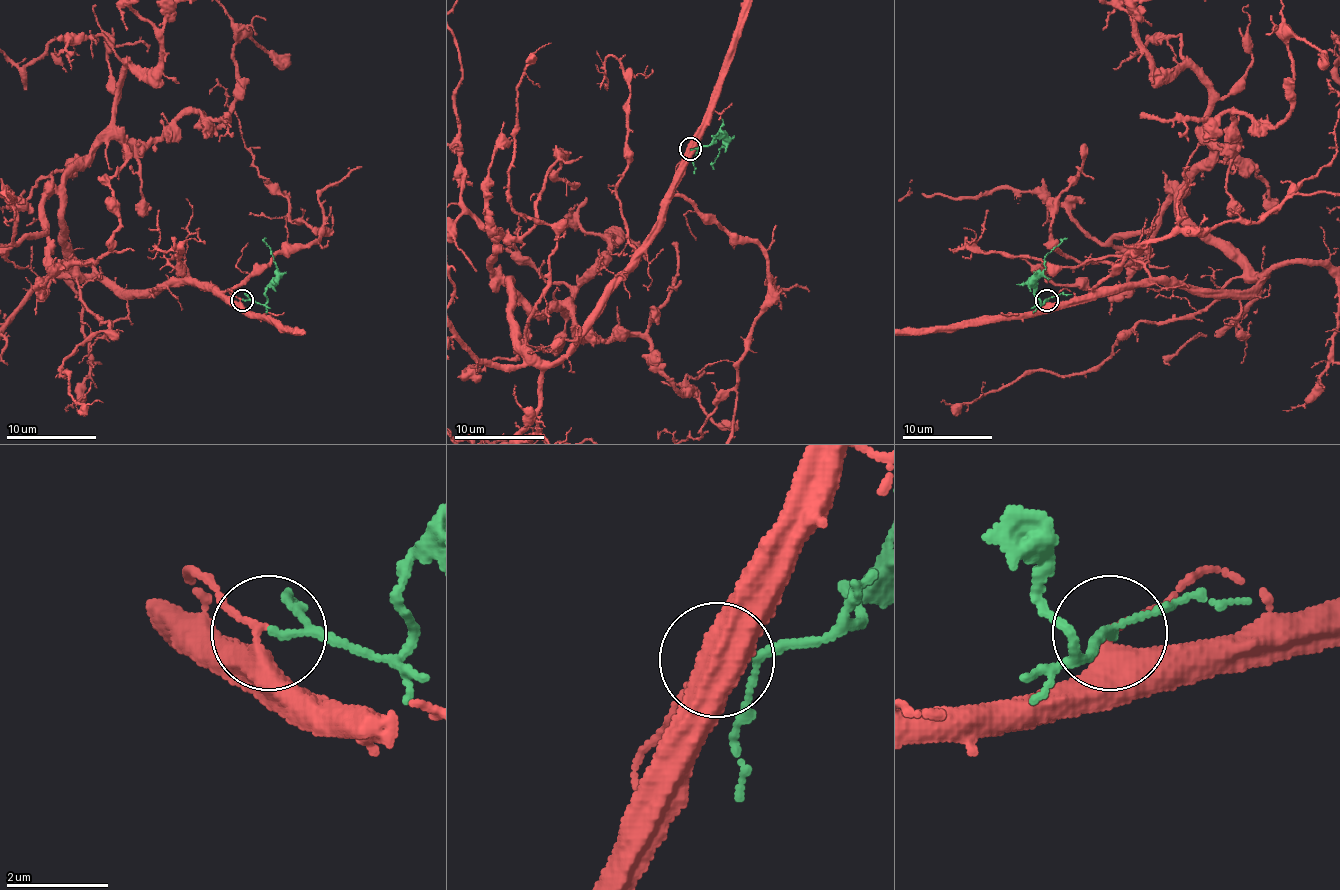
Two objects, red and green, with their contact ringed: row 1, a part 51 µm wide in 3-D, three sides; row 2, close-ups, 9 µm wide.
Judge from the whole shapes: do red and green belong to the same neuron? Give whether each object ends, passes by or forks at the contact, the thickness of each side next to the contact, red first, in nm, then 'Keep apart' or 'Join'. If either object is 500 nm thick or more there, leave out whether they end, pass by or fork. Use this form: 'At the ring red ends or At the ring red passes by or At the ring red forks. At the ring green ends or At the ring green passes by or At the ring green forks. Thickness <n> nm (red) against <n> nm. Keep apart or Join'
At the ring red passes by. At the ring green passes by. Thickness 280 nm (red) against 110 nm. Join

